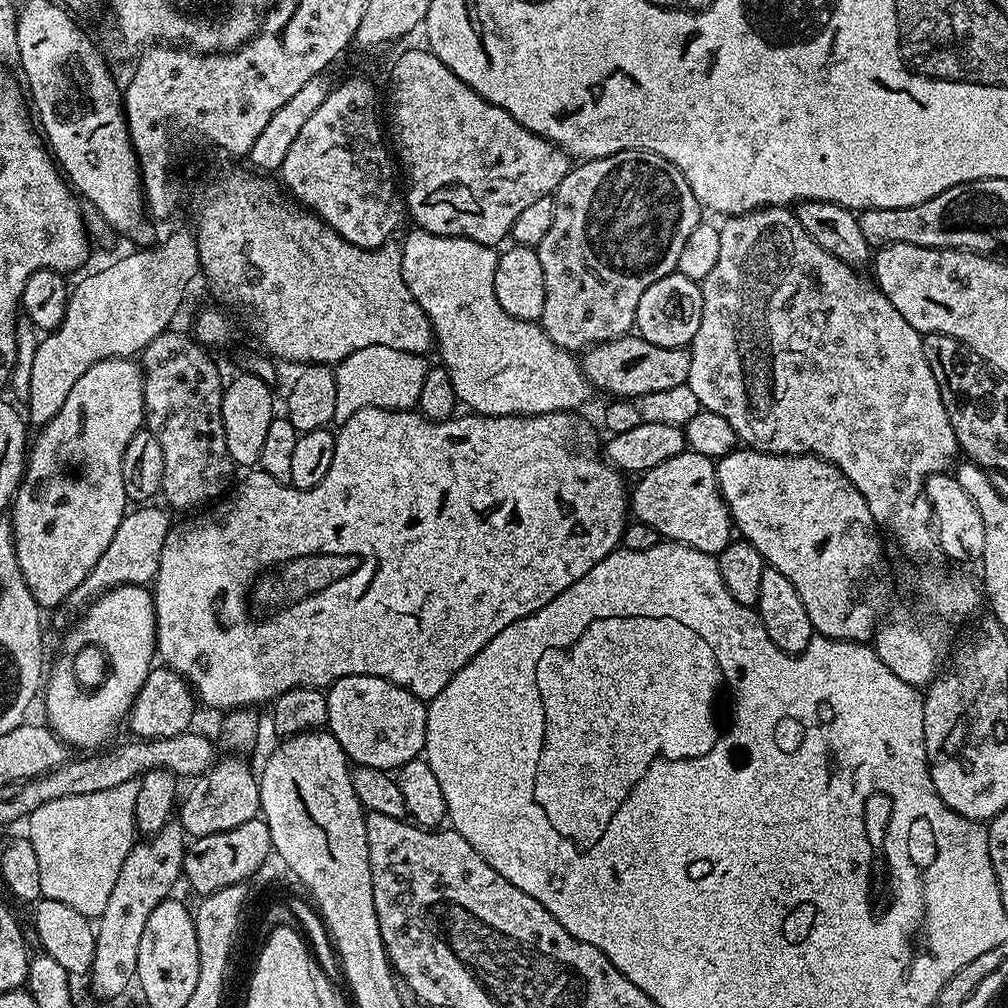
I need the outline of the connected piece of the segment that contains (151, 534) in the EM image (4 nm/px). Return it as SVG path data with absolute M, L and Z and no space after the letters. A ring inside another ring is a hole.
M136 506L124 513L118 530L114 530L114 538L110 538L110 546L106 546L102 558L98 558L94 570L90 570L88 577L68 596L69 605L87 605L90 598L99 596L109 588L122 587L124 584L148 586L155 581L162 542L168 533L170 519L168 520L169 513L163 507L152 507L156 506Z

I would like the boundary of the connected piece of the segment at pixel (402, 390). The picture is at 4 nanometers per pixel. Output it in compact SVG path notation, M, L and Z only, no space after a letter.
M366 346L348 355L334 368L337 387L334 422L342 425L358 410L368 408L392 411L413 409L419 403L428 369L427 362L423 360L419 353L396 350L390 346Z

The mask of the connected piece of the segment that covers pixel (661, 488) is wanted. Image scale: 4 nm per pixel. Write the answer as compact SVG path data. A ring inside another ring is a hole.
M685 450L682 454L674 454L674 458L668 459L667 462L658 462L658 466L654 466L648 472L643 473L643 475L641 475L637 480L640 481L637 482L636 489L633 487L630 492L631 515L635 517L635 519L641 524L645 524L646 526L654 526L654 530L665 541L674 544L685 544L686 546L690 546L699 552L710 552L713 554L719 554L719 552L722 551L725 546L732 543L734 539L732 515L728 513L728 507L724 501L724 496L720 493L720 484L718 481L716 481L716 466L714 461L712 461L709 456L703 456L697 452Z

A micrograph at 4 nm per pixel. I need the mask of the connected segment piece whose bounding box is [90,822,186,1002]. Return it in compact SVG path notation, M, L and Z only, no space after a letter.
M169 822L162 830L151 833L132 845L122 870L118 870L118 879L114 890L110 890L110 899L106 910L95 921L96 945L90 979L91 995L97 1001L112 1000L128 988L128 983L136 980L138 966L138 946L142 942L142 930L146 930L146 918L154 914L154 906L173 895L172 887L181 883L186 851L186 833L179 822Z

